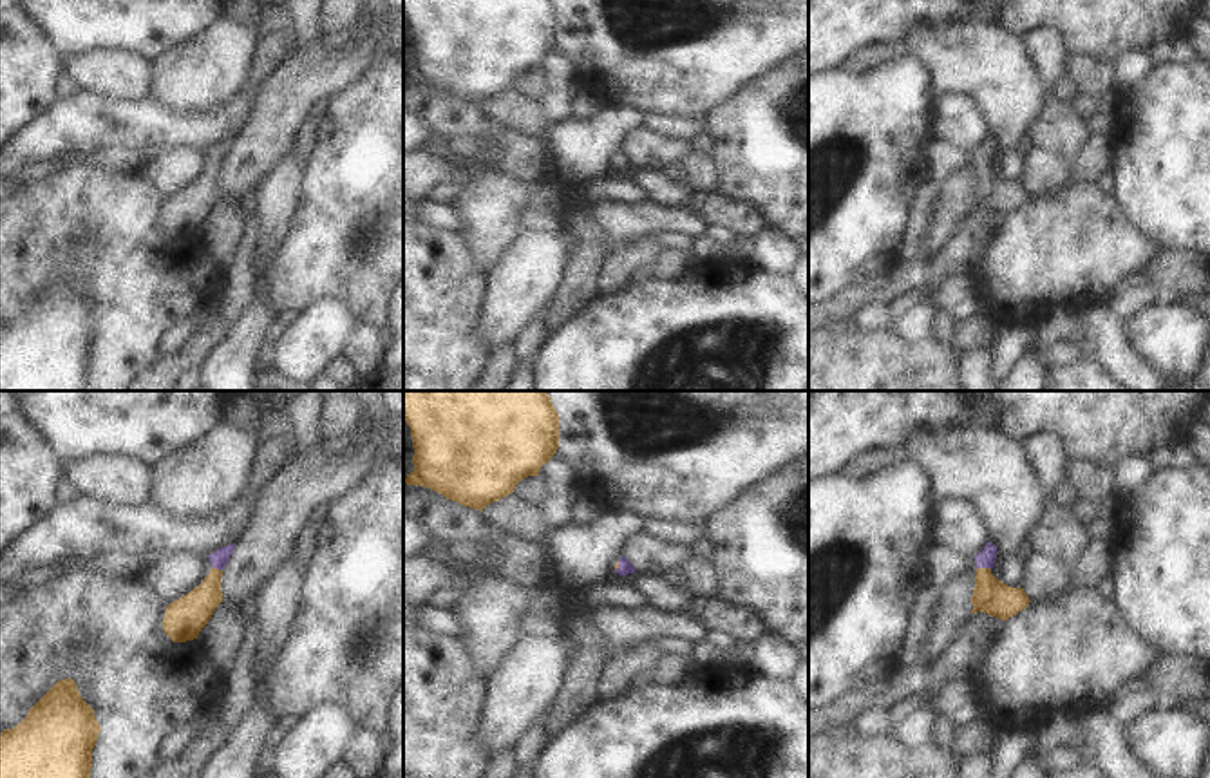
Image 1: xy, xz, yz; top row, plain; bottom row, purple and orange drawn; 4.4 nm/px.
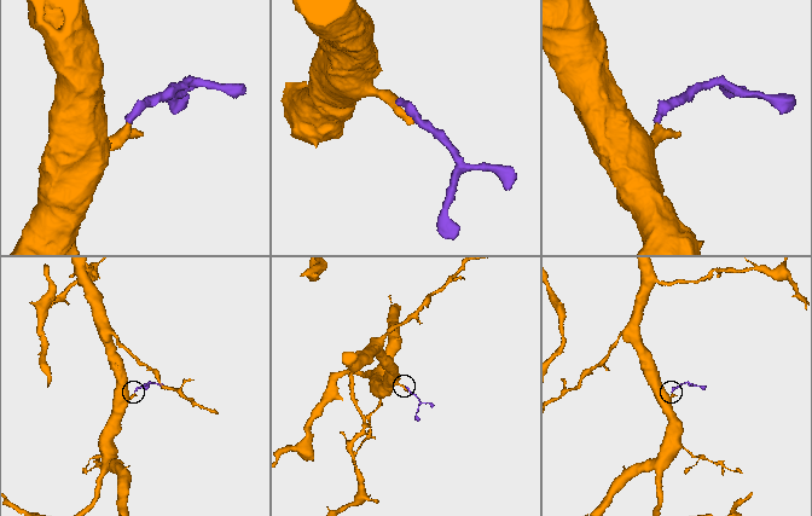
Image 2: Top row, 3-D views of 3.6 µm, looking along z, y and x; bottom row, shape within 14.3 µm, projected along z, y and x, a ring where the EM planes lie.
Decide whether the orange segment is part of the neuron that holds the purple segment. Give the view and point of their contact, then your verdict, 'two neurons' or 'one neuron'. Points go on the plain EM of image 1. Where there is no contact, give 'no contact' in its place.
yz (984, 161) | one neuron

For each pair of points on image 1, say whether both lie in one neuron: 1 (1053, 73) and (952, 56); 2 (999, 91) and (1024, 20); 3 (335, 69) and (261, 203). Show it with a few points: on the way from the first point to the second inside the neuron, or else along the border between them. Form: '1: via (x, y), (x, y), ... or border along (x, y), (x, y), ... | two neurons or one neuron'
1: border along (1024, 38), (1039, 73), (1051, 85) | two neurons
2: border along (997, 22), (1024, 38) | two neurons
3: border along (292, 149), (259, 185) | two neurons

